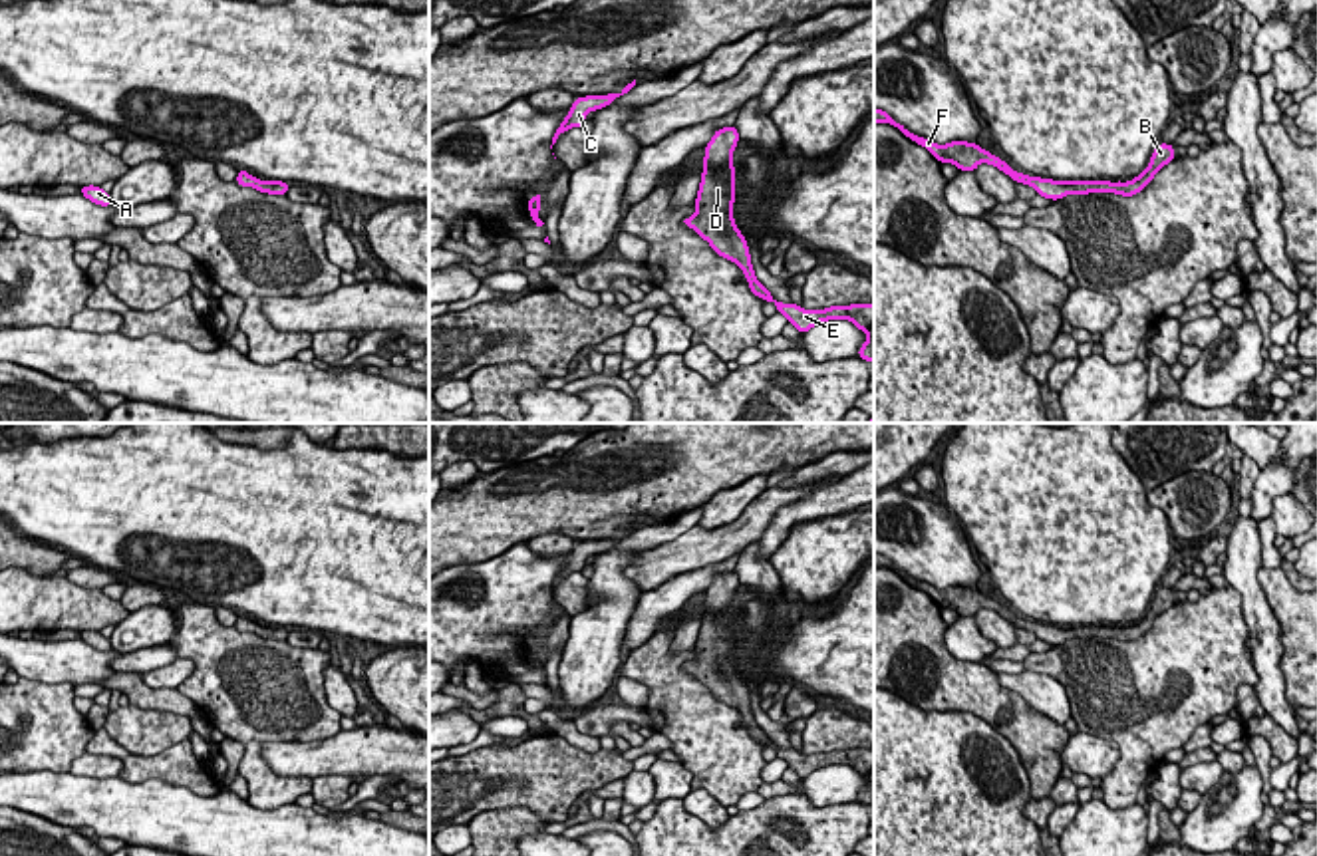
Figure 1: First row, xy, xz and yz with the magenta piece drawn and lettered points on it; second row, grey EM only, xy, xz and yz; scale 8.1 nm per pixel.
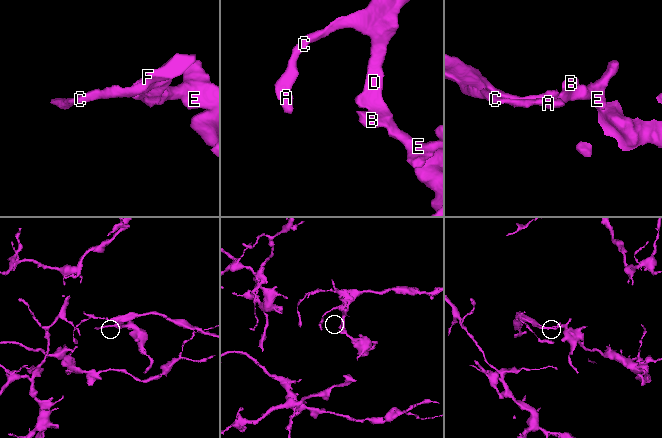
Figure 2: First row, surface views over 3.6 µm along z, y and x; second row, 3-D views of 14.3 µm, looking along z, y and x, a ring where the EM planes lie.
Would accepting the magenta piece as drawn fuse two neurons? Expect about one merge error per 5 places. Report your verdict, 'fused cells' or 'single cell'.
single cell

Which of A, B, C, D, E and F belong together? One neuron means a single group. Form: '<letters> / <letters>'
A B C D E F

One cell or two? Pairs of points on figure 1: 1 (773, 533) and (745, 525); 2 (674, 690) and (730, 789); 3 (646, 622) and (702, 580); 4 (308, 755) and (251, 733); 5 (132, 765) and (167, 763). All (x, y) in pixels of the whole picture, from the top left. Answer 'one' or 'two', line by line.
1: two
2: one
3: one
4: two
5: one

